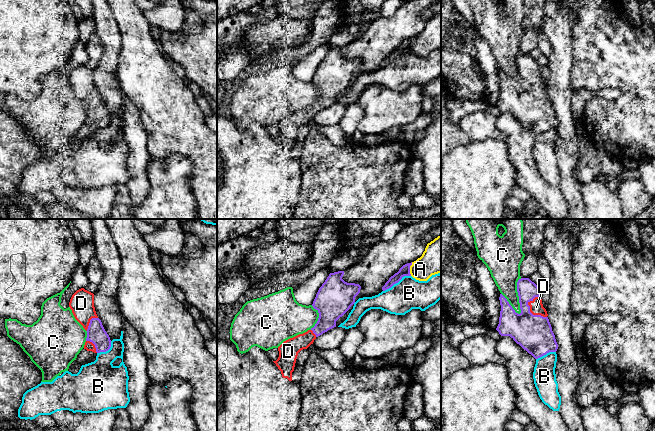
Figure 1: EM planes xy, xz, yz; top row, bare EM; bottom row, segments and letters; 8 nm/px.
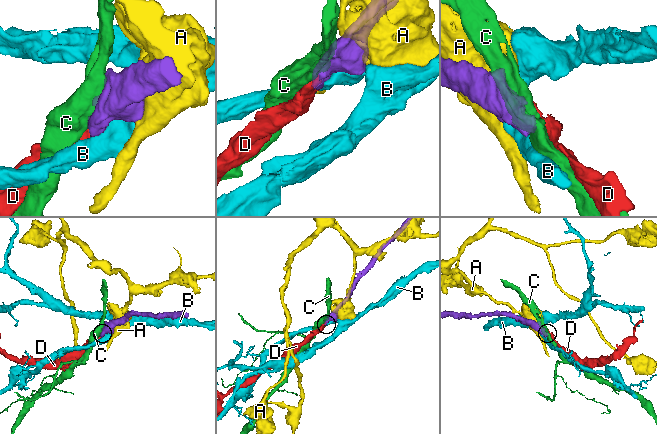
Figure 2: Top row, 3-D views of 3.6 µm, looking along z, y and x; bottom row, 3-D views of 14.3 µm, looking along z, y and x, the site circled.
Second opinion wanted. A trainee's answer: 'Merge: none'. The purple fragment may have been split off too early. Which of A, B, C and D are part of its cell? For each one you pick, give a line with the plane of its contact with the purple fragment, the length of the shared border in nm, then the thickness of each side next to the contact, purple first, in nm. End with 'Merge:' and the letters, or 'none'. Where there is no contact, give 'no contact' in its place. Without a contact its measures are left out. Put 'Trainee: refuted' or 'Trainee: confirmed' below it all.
D: meets purple in yz; contact 200 nm long; 300 nm thick on the purple side, 110 nm on the other
Merge: D
Trainee: refuted

